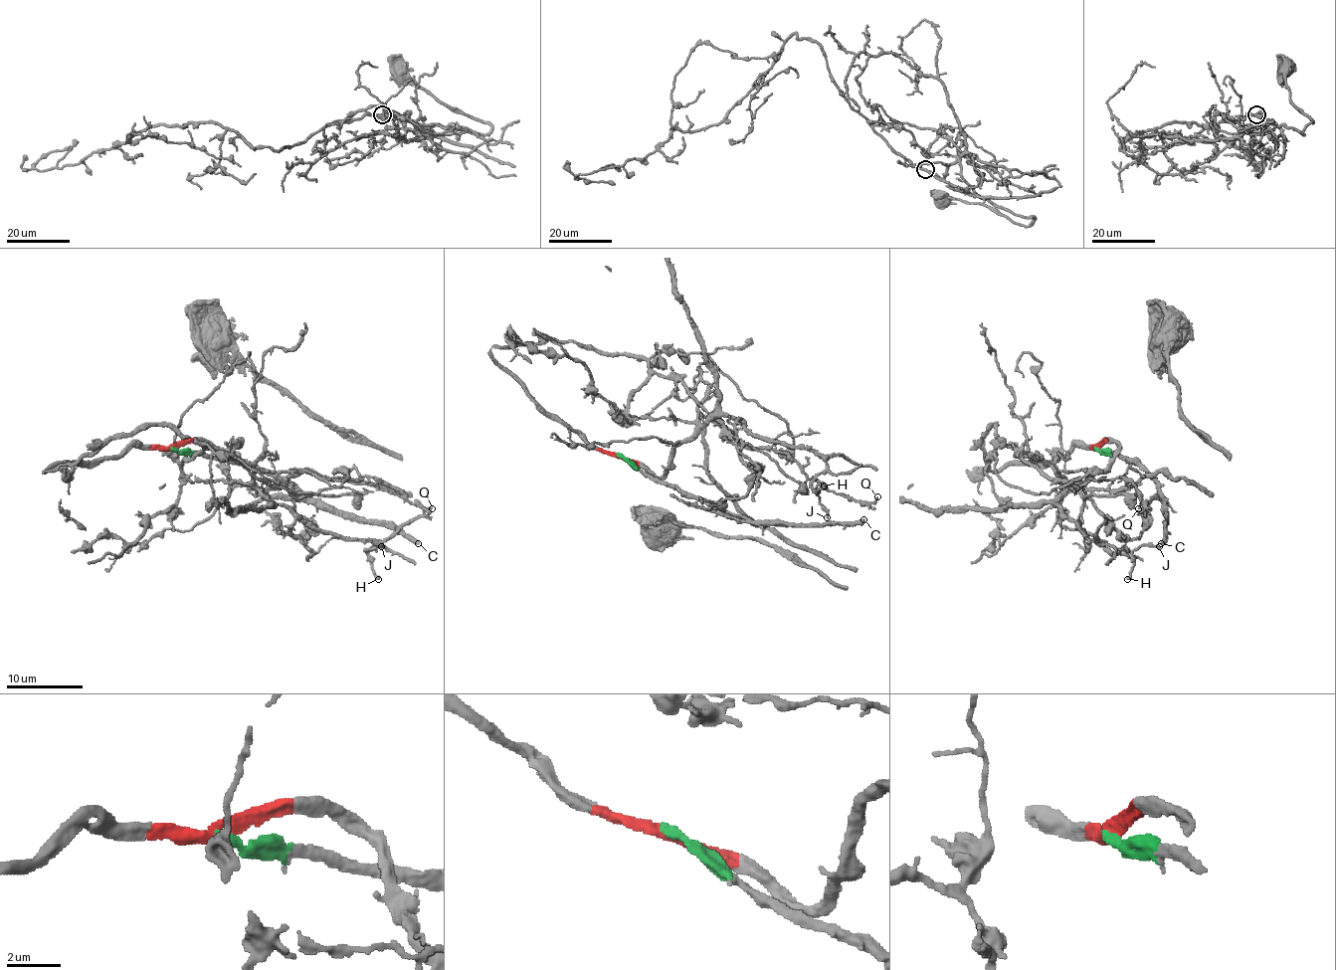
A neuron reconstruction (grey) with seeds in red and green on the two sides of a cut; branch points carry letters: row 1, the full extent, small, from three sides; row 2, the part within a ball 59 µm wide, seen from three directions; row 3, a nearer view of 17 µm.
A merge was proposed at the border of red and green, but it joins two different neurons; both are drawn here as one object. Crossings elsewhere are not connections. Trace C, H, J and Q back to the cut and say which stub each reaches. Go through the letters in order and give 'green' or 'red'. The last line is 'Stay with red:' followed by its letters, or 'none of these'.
C: green
H: red
J: red
Q: red
Stay with red: H, J, Q

